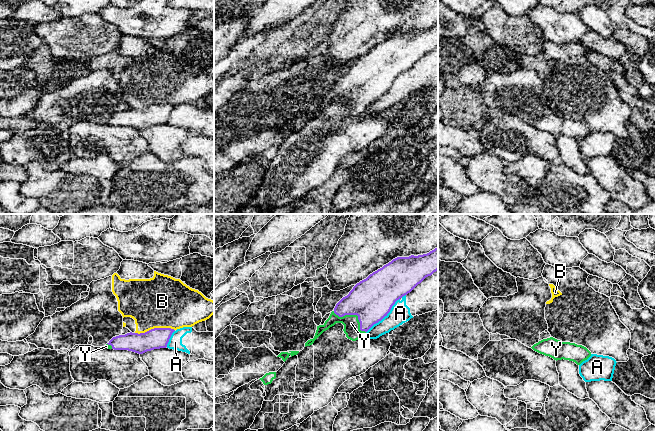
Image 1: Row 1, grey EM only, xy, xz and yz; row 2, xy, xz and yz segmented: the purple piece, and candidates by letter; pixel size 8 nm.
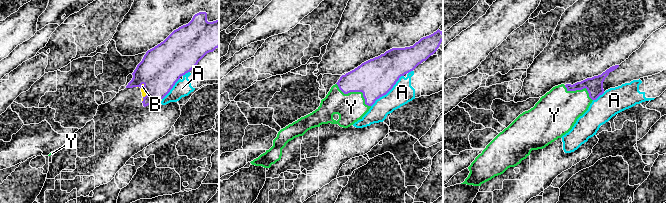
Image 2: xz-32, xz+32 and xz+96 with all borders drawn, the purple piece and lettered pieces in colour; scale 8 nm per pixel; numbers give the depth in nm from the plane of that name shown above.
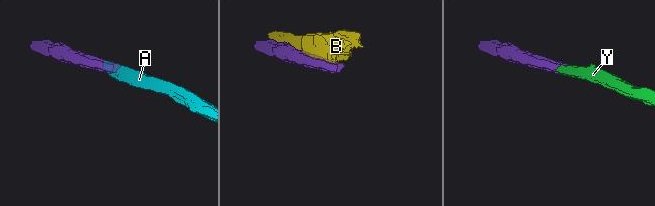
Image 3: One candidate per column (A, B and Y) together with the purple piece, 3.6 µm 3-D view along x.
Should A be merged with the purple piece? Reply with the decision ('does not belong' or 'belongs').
does not belong

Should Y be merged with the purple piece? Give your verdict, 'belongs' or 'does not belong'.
belongs

